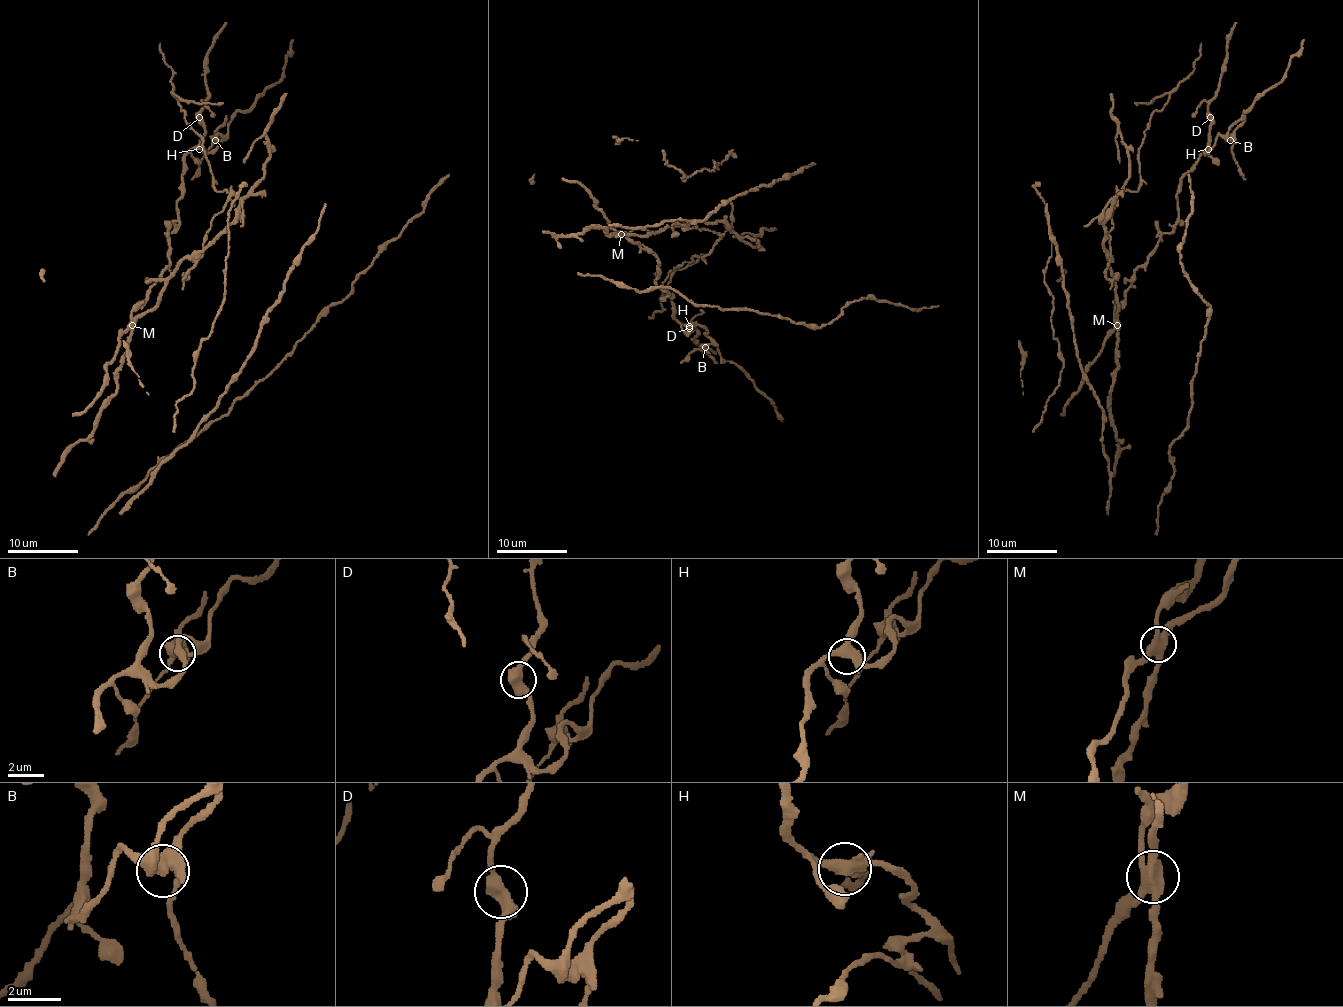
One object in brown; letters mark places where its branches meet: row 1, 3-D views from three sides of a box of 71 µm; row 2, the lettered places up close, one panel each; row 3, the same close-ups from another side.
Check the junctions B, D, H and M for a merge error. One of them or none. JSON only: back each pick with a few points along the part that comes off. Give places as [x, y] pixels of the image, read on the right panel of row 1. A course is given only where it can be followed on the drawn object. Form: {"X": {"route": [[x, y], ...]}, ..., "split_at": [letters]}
{"split_at": ["M"]}

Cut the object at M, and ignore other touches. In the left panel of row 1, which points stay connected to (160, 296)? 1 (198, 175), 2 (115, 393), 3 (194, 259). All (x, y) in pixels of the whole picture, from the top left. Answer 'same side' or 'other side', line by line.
1: other side
2: same side
3: same side

